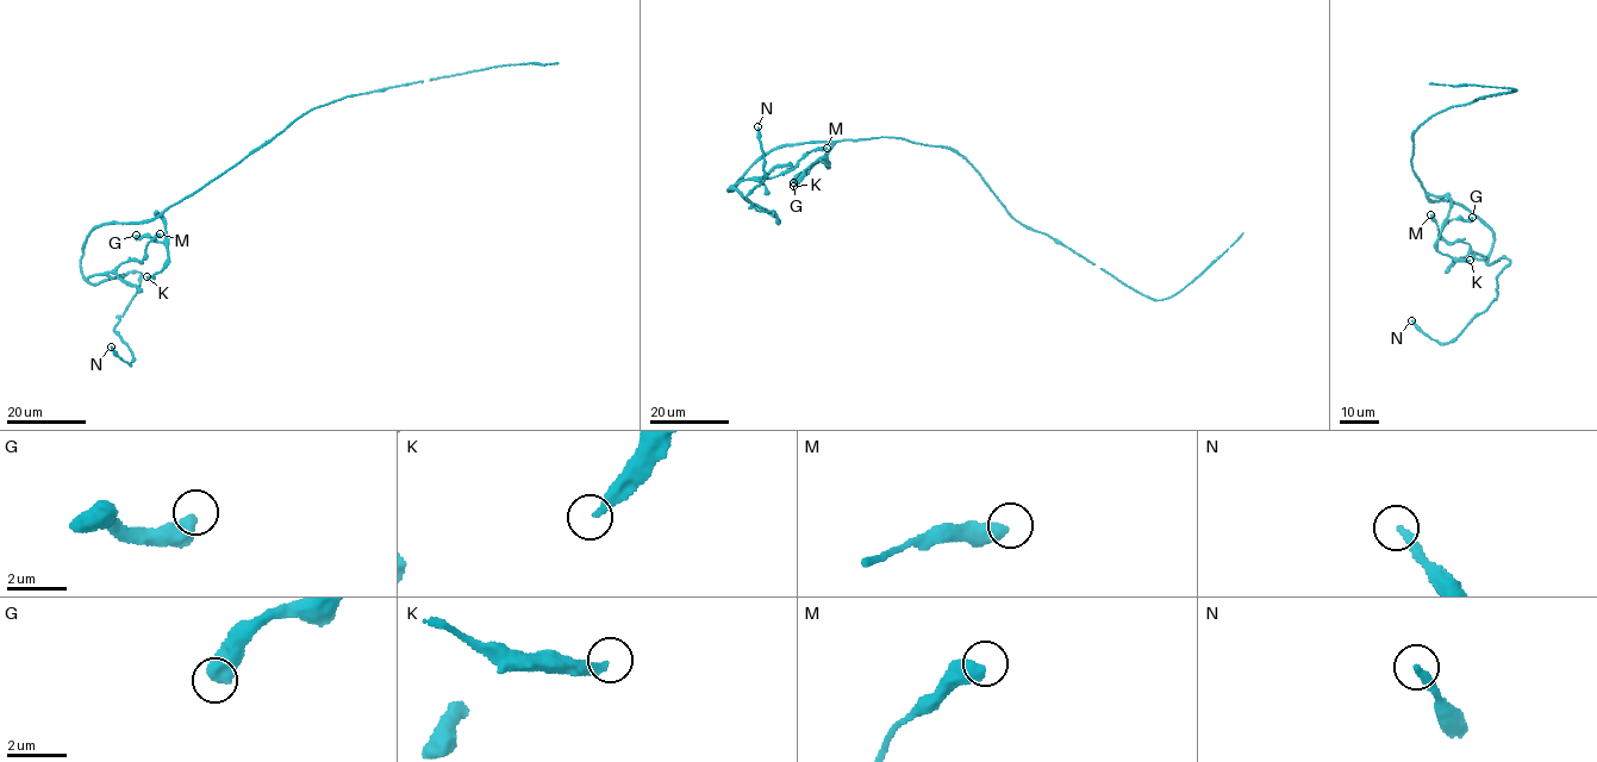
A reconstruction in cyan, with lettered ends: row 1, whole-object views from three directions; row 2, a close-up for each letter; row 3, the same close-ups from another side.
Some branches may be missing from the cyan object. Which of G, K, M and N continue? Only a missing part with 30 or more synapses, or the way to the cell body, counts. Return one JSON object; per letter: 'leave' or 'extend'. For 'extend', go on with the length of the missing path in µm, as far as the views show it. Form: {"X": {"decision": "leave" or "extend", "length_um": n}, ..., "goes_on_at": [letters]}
{"G": {"decision": "leave"}, "K": {"decision": "leave"}, "M": {"decision": "leave"}, "N": {"decision": "leave"}, "goes_on_at": []}

